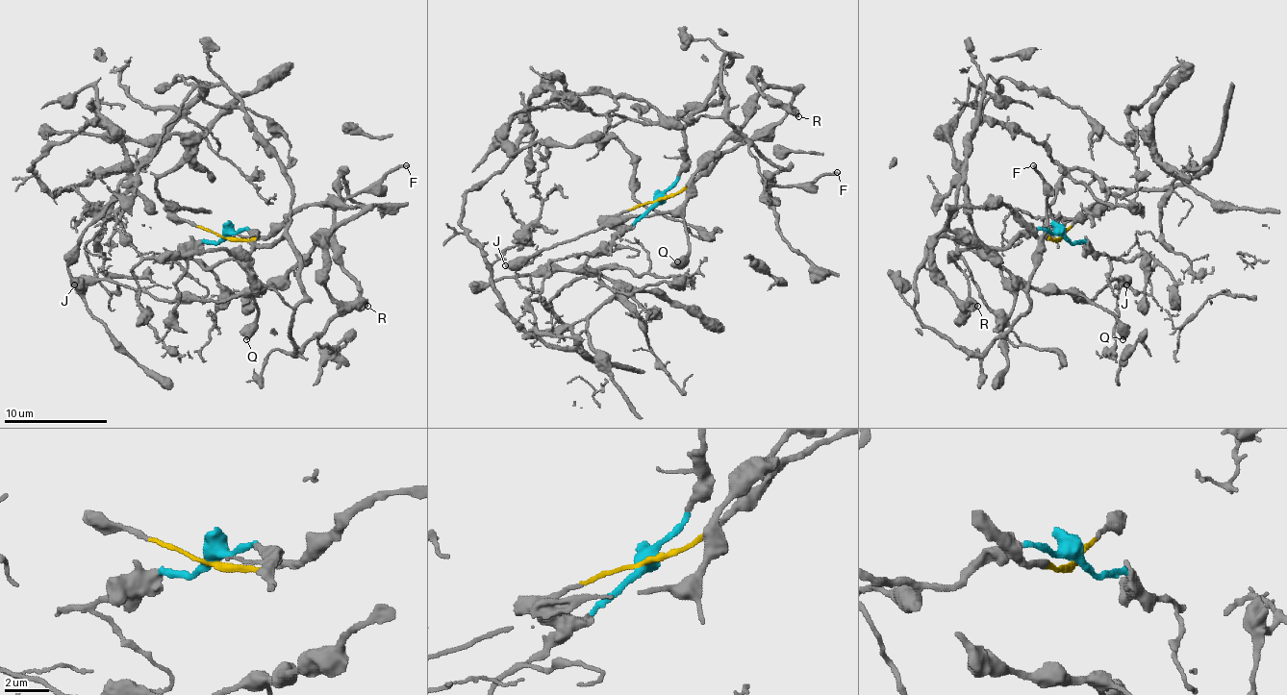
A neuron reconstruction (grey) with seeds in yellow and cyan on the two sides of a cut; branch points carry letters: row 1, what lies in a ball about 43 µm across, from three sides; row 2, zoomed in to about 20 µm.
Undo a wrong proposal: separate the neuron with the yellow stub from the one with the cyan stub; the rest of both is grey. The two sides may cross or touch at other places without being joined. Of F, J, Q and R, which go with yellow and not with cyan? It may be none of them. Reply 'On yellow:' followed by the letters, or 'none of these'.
On yellow: J, Q, R

